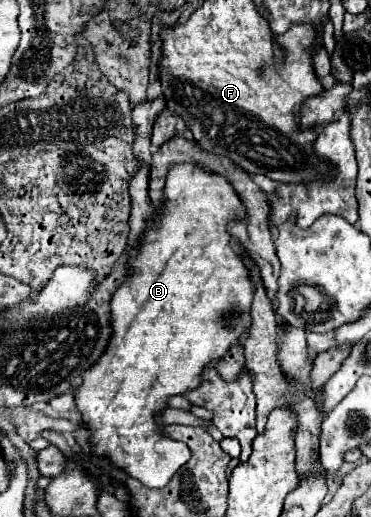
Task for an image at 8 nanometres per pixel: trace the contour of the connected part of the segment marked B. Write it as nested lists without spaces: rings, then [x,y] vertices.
[[[191,163],[173,167],[165,183],[165,209],[157,213],[161,225],[153,225],[145,233],[145,243],[137,249],[129,279],[125,279],[125,283],[113,293],[113,343],[109,343],[109,351],[105,351],[101,363],[85,371],[83,383],[75,391],[77,409],[81,411],[85,425],[91,429],[93,451],[109,457],[115,467],[121,467],[145,487],[165,487],[177,469],[191,457],[185,443],[161,435],[153,415],[165,409],[169,395],[179,395],[197,387],[201,383],[203,367],[211,365],[217,355],[225,355],[225,351],[237,343],[251,325],[249,305],[253,299],[249,271],[235,255],[227,233],[227,221],[245,217],[243,205],[227,179],[209,175],[209,171]]]

